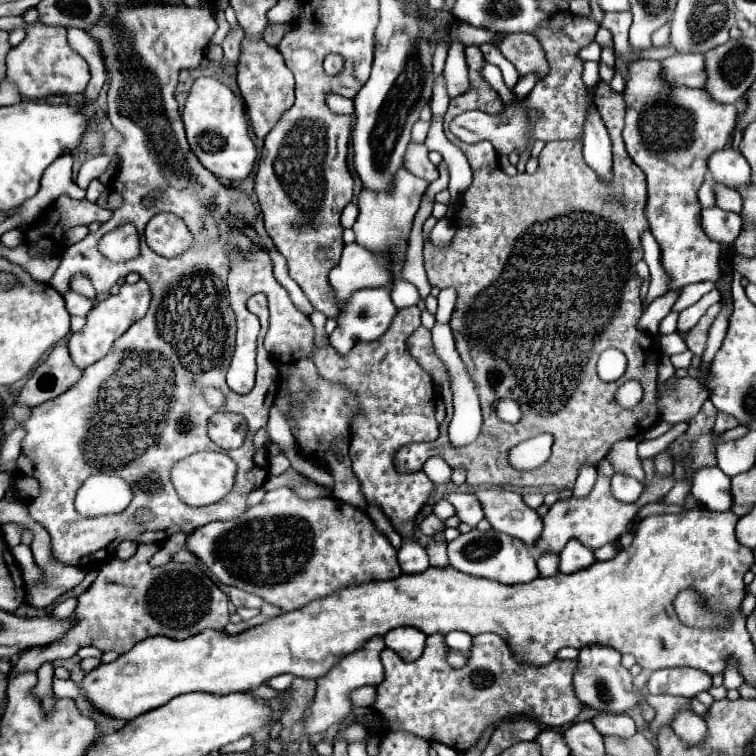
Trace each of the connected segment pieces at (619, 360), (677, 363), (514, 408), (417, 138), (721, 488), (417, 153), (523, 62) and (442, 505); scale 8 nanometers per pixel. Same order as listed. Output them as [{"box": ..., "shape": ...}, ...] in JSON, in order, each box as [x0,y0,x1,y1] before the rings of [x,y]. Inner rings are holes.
[{"box":[597,350,627,382],"shape":[[[605,350],[605,352],[599,356],[597,372],[599,372],[599,378],[601,378],[601,380],[605,380],[605,382],[615,382],[617,378],[623,376],[625,366],[627,366],[627,360],[625,360],[625,356],[623,356],[619,350]]]},{"box":[671,350,693,368],"shape":[[[685,350],[685,352],[681,352],[681,354],[673,354],[673,356],[671,356],[671,364],[673,364],[675,368],[689,368],[689,366],[691,366],[691,358],[693,358],[691,350]]]},{"box":[497,400,521,424],"shape":[[[501,400],[501,402],[497,404],[497,416],[499,416],[503,422],[515,424],[515,422],[521,418],[521,412],[519,412],[517,402],[513,402],[513,400]]]},{"box":[411,120,429,142],"shape":[[[419,120],[419,122],[413,126],[413,132],[411,132],[411,142],[425,142],[427,132],[429,132],[429,122]]]},{"box":[691,468,731,512],"shape":[[[719,468],[699,470],[693,478],[691,494],[695,500],[715,512],[725,512],[731,506],[731,480]]]},{"box":[403,144,439,182],"shape":[[[409,144],[403,162],[405,162],[405,166],[407,166],[409,172],[413,172],[415,176],[419,176],[419,178],[423,178],[427,182],[433,182],[433,180],[439,178],[437,168],[427,158],[425,144]]]},{"box":[503,34,547,78],"shape":[[[507,34],[503,38],[503,56],[513,62],[517,72],[529,74],[537,72],[541,78],[547,74],[547,60],[541,50],[541,42],[533,34]]]},{"box":[433,500,455,520],"shape":[[[441,500],[441,502],[435,504],[435,510],[433,510],[433,512],[435,512],[439,518],[447,520],[447,518],[455,516],[455,506],[453,506],[449,500]]]}]

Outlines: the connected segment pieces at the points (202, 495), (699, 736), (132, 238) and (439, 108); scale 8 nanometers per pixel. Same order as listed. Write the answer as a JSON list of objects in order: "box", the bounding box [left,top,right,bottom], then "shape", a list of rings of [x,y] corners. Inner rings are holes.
[{"box":[171,452,237,506],"shape":[[[197,452],[175,464],[171,472],[173,486],[179,498],[189,506],[209,506],[221,502],[235,486],[237,464],[223,452]]]},{"box":[671,712,707,748],"shape":[[[681,712],[679,716],[675,716],[675,722],[671,724],[671,728],[687,748],[701,746],[707,740],[707,724],[701,716],[693,712],[685,712],[685,714]]]},{"box":[99,224,139,260],"shape":[[[131,224],[119,226],[105,234],[99,242],[99,250],[111,260],[129,260],[139,254],[139,238],[137,230]]]},{"box":[431,76,449,118],"shape":[[[437,76],[435,80],[435,88],[433,88],[433,96],[431,96],[431,114],[433,118],[443,116],[447,112],[447,104],[449,104],[449,94],[447,94],[447,86],[445,86],[445,76]]]}]

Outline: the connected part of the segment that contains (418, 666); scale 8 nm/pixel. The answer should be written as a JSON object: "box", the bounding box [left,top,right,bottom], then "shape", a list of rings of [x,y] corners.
{"box":[373,633,583,750],"shape":[[[441,633],[428,636],[421,658],[415,662],[403,662],[389,648],[381,652],[385,678],[377,686],[377,698],[375,698],[373,710],[379,712],[379,716],[389,724],[389,730],[407,730],[411,734],[421,736],[423,740],[441,742],[459,750],[467,750],[477,742],[477,738],[481,736],[487,724],[497,724],[503,718],[525,714],[529,718],[535,718],[543,726],[563,726],[567,722],[573,722],[577,714],[581,712],[583,704],[575,698],[573,684],[571,684],[577,660],[551,662],[549,666],[539,666],[539,668],[525,666],[517,662],[517,658],[513,658],[503,638],[497,638],[497,634],[479,634],[473,640],[467,666],[463,670],[455,670],[447,662],[448,647],[444,638],[445,635]]]}

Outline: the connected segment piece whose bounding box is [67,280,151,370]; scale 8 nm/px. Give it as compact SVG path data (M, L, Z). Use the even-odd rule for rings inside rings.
M139 280L137 284L123 284L119 294L109 296L105 300L101 300L97 306L91 308L91 312L87 314L87 324L83 330L71 334L67 348L69 348L69 356L73 358L73 364L77 368L87 368L89 364L97 362L99 358L103 358L111 344L137 320L141 320L147 310L149 310L149 302L151 302L151 288L145 280Z

